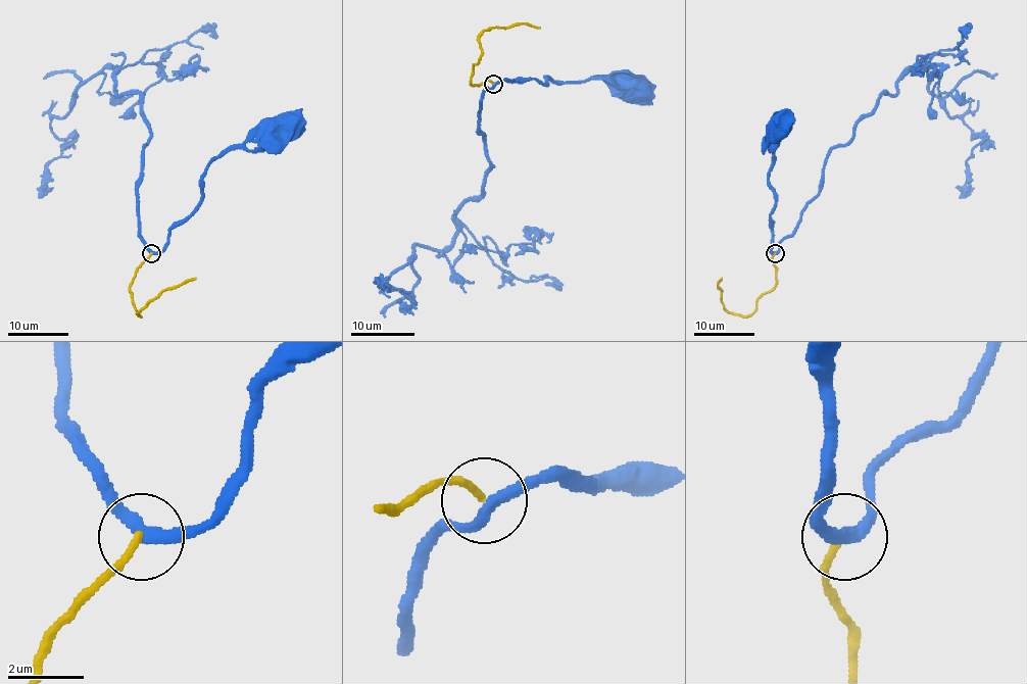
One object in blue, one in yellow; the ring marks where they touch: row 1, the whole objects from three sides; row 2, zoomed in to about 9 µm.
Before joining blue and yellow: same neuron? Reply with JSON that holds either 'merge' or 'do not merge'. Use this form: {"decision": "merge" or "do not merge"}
{"decision": "do not merge"}

